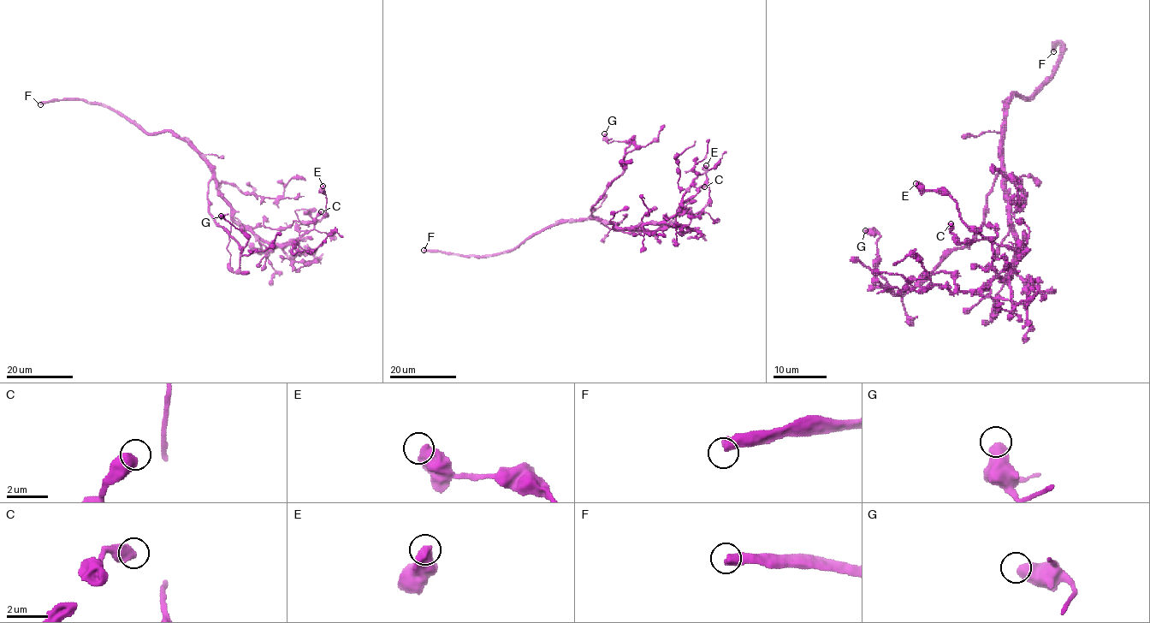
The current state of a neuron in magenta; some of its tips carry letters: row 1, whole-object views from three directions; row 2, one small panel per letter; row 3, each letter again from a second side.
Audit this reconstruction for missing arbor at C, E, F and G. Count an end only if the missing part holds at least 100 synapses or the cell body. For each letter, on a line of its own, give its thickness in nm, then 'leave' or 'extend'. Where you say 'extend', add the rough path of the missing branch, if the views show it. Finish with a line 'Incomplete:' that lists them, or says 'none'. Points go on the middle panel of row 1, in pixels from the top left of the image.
C: 650 nm thick; leave
E: 600 nm thick; leave
F: 500 nm thick; extend
G: 600 nm thick; leave
Incomplete: F

